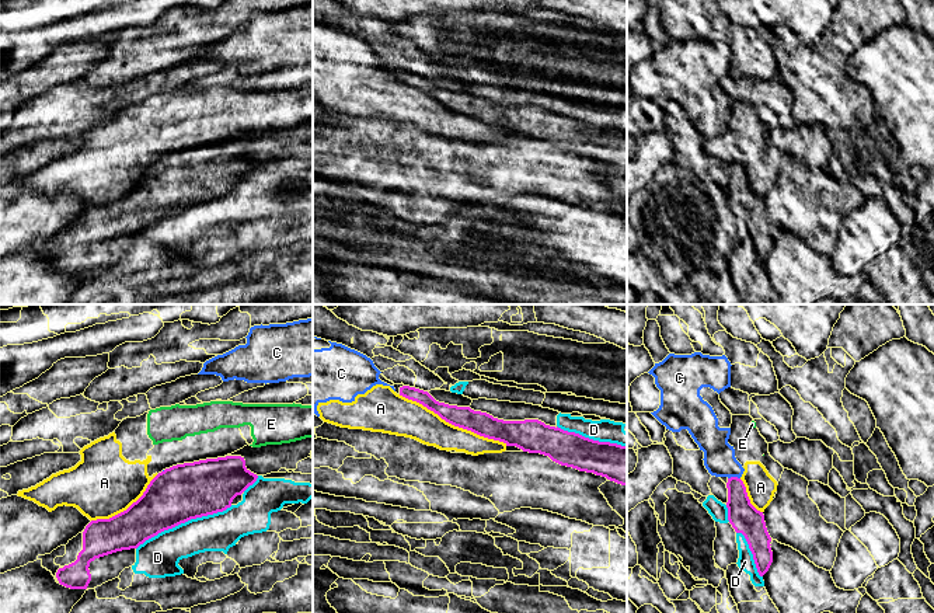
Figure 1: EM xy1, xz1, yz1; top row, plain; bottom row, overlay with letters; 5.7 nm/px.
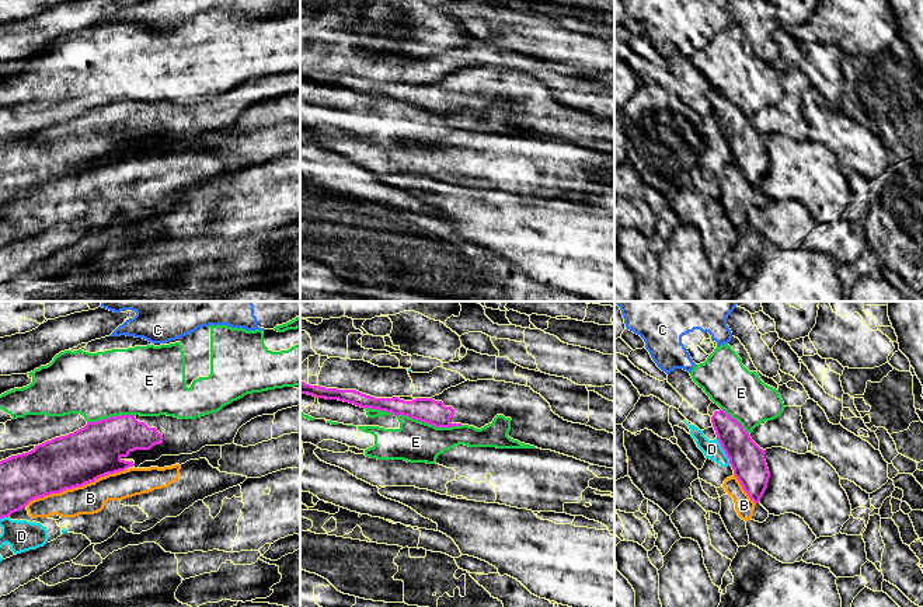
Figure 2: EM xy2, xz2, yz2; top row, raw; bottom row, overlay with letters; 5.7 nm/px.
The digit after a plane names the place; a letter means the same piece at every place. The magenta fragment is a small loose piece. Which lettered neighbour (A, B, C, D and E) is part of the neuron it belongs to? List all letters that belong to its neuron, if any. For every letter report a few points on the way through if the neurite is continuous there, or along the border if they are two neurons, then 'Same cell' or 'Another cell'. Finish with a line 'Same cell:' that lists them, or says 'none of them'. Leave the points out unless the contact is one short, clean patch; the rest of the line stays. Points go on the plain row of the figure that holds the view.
A: Another cell
B: Another cell
C: Another cell
D: Another cell
E: Another cell
Same cell: none of them

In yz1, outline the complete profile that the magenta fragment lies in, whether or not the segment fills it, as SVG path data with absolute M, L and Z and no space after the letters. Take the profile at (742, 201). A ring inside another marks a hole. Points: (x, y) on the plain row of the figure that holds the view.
M728 164L726 174L728 206L736 219L745 222L757 258L763 262L773 248L771 223L766 213L764 201L750 189L746 173L740 164Z

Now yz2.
M710 90L708 101L711 102L717 126L729 144L734 161L749 184L759 189L770 164L764 136L752 126L750 121L736 105L717 90Z

